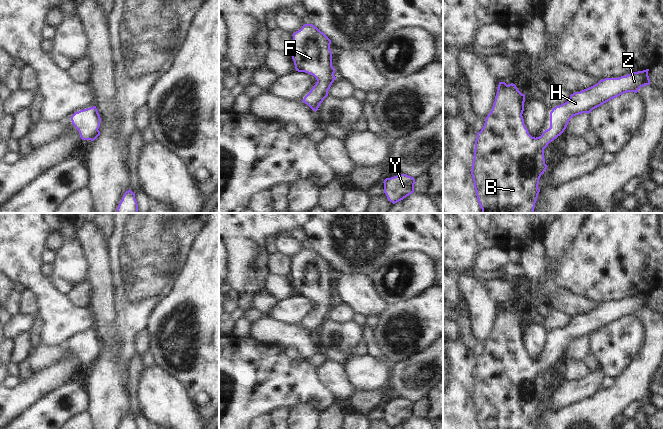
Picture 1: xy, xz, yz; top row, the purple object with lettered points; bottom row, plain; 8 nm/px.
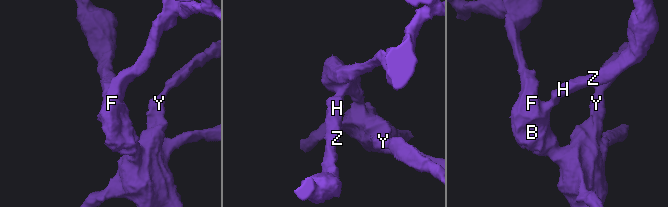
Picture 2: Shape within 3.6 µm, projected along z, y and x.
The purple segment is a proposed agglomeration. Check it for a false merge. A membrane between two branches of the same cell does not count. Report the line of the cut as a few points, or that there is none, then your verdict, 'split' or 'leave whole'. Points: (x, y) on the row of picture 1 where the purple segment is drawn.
cut none; leave whole

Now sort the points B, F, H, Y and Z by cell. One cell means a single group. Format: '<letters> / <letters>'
B F H Y Z

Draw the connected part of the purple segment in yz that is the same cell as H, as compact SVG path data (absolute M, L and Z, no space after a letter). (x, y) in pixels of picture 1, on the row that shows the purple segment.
M649 69L632 72L619 78L605 78L597 84L570 95L567 102L550 112L550 128L541 136L532 137L524 124L525 94L515 84L499 82L491 112L477 133L471 175L482 213L534 213L540 189L539 179L547 169L544 149L560 136L573 116L590 113L593 109L627 92L635 92L650 85Z

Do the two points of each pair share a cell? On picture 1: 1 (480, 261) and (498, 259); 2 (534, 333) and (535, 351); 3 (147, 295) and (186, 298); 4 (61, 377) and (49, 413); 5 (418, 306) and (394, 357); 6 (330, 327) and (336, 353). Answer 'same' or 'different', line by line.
1: same
2: same
3: different
4: different
5: same
6: different

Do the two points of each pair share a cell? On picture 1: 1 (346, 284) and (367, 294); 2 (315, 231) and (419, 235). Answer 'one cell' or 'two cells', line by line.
1: one cell
2: one cell

